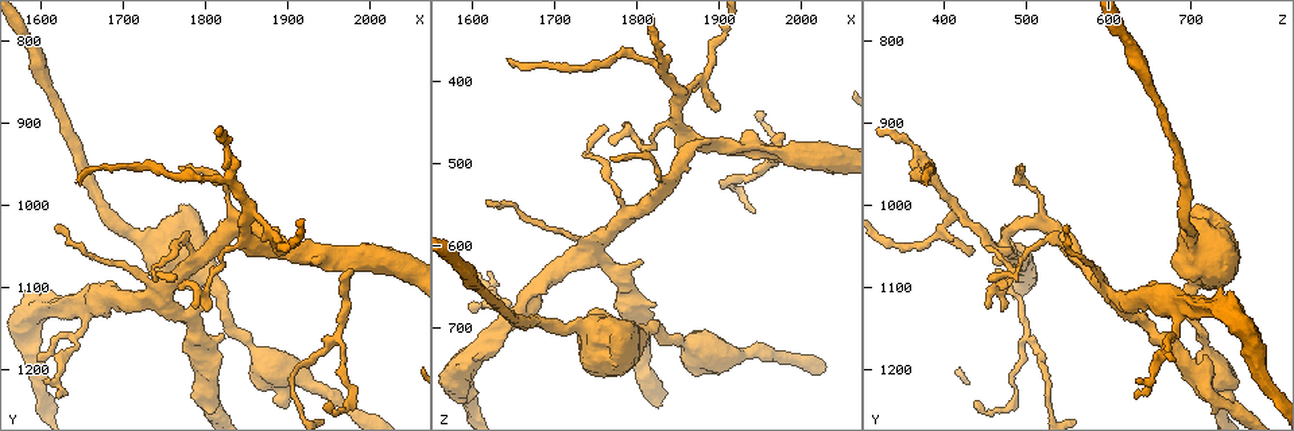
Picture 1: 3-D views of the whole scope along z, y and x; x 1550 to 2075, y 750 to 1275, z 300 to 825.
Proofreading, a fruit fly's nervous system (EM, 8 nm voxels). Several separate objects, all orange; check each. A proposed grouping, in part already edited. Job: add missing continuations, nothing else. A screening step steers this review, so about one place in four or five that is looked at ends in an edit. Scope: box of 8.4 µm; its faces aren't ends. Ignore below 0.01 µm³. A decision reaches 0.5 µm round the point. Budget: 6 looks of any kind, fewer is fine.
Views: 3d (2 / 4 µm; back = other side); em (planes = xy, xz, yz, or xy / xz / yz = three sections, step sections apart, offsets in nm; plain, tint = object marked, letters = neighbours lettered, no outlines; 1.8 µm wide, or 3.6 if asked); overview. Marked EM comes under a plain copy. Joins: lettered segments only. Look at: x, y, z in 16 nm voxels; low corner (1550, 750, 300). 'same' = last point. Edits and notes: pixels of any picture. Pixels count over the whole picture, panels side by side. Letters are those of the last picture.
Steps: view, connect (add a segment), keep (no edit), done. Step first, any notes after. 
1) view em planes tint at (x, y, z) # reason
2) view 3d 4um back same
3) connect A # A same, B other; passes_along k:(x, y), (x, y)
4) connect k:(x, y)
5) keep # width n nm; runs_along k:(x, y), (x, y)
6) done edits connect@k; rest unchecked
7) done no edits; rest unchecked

view em planes tint at (1835, 965, 385) # side arm on a straight run

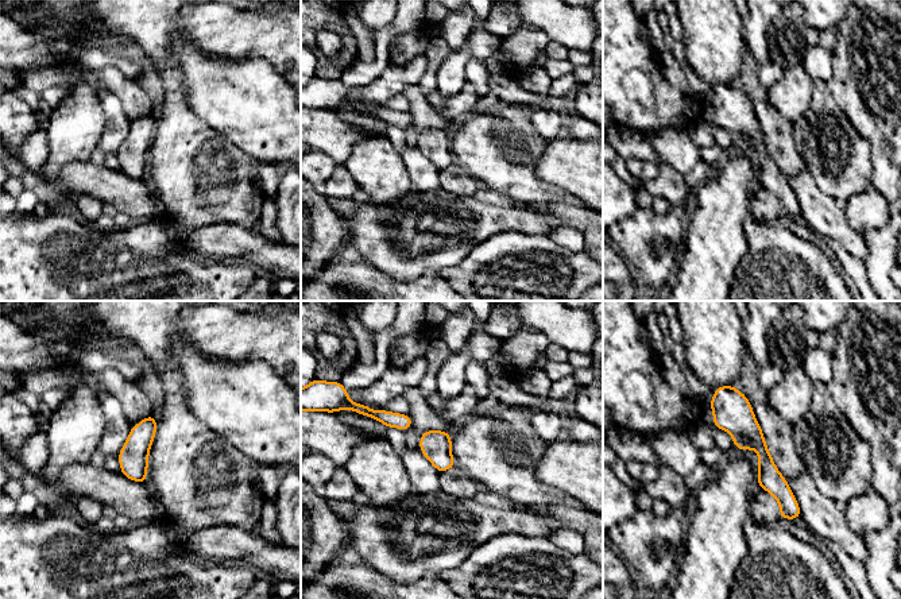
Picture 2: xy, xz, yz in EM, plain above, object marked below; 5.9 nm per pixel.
view em planes letters same

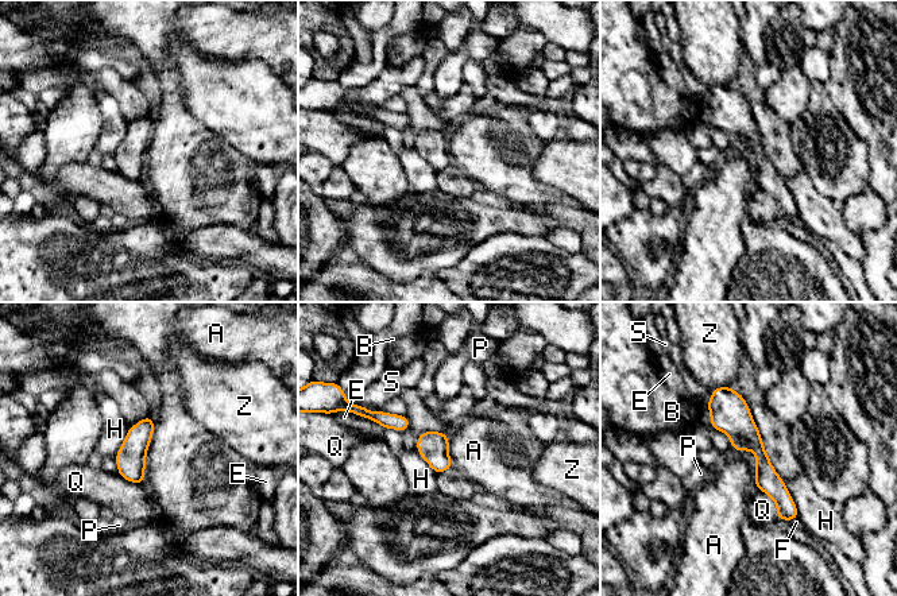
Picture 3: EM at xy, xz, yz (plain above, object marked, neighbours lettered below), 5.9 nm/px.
keep # A other, B other, E other, F other, H other, P other, Q other, S other, Z other; border 3:(155, 425), (146, 455), (143, 483); no lettered segment goes on from it

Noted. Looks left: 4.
view em xy step 4 letters at (1895, 1060, 440) # tapers out

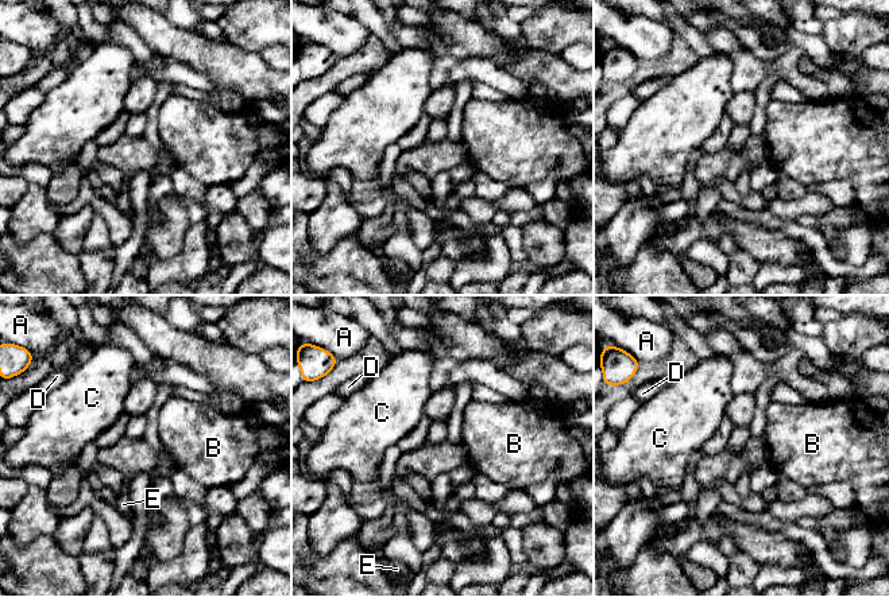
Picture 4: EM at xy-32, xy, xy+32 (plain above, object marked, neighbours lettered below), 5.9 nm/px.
view em planes letters same

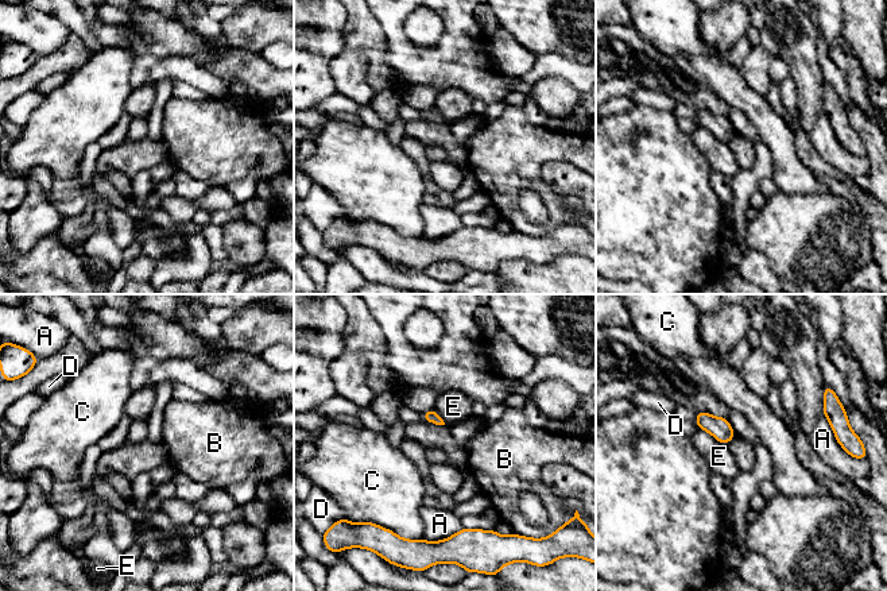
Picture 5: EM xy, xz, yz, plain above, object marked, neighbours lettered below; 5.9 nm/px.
keep # A other, B other, C other, D other, E other; border 5:(697, 425), (727, 445); none of them fits

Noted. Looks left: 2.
done no edits; rest unchecked

